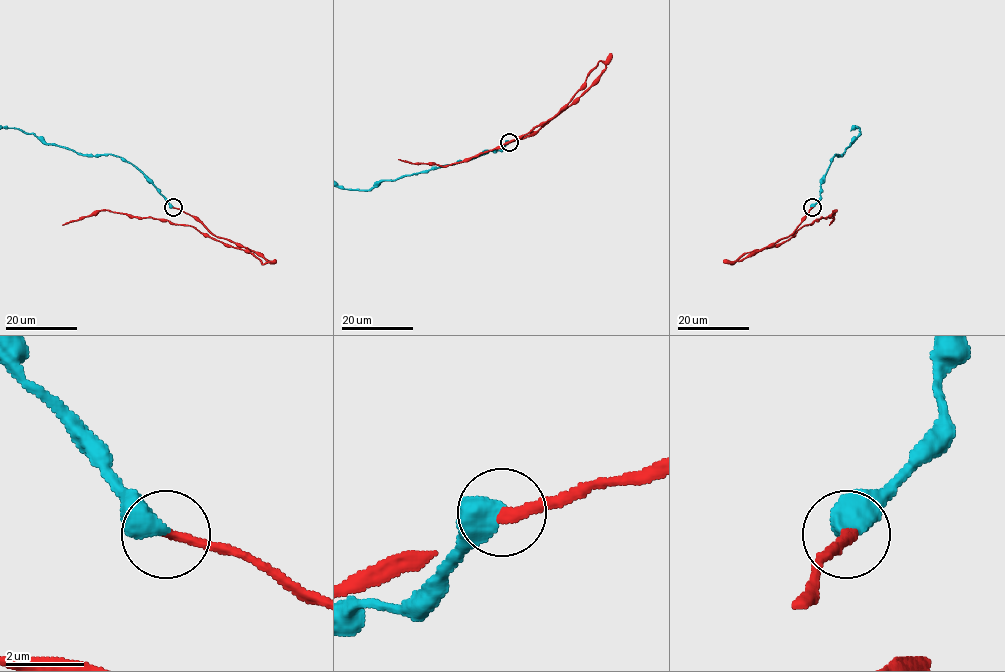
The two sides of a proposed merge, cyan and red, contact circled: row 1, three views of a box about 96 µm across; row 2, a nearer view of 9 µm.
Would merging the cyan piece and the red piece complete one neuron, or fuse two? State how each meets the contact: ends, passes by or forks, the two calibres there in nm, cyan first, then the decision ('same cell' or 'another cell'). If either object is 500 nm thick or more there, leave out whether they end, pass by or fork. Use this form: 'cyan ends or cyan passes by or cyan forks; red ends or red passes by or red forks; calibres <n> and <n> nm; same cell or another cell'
calibres 600 and 260 nm; same cell

